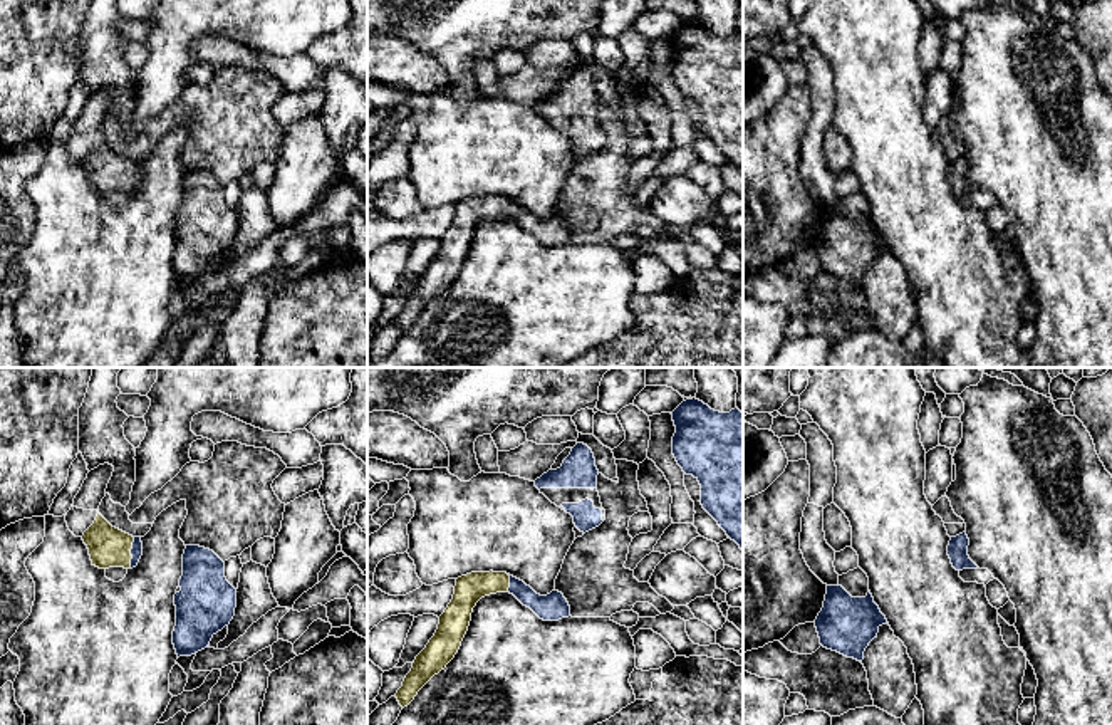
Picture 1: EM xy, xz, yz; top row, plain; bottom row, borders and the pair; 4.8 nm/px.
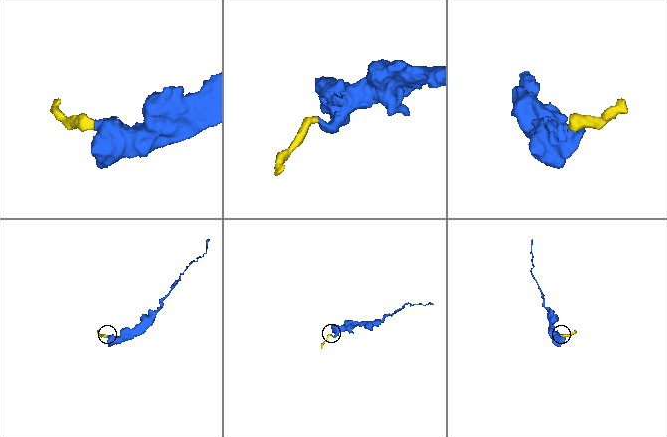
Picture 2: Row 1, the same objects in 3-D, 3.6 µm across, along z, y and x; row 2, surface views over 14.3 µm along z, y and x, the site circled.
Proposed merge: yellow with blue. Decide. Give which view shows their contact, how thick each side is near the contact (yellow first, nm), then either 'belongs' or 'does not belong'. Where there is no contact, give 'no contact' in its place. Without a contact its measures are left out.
meets yellow in xy; 190 nm thick on the yellow side, 60 nm on the other; belongs

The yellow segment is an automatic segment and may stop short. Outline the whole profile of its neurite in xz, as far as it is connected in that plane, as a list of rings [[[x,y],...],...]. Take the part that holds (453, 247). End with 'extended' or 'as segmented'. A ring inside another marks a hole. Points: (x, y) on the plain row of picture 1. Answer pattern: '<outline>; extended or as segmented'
[[[471,196],[456,203],[455,218],[426,272],[416,280],[403,310],[394,319],[399,329],[408,331],[418,316],[458,277],[468,255],[476,227],[490,218],[510,216],[543,245],[559,245],[570,240],[570,230],[562,216],[537,218],[523,205],[507,196]]]; extended

